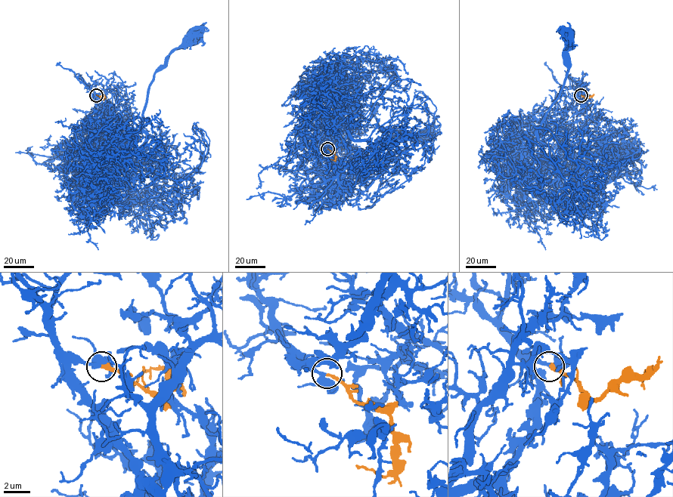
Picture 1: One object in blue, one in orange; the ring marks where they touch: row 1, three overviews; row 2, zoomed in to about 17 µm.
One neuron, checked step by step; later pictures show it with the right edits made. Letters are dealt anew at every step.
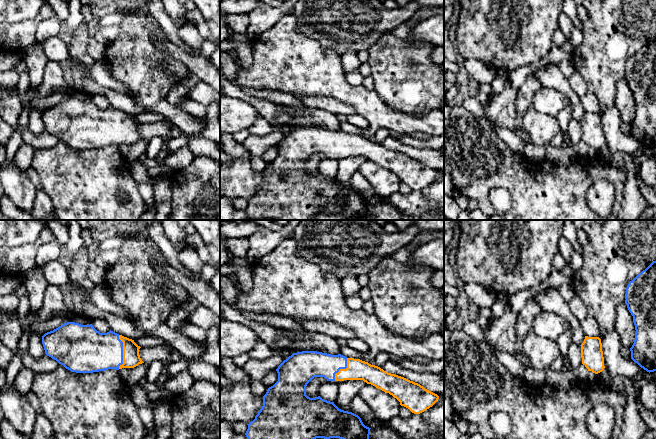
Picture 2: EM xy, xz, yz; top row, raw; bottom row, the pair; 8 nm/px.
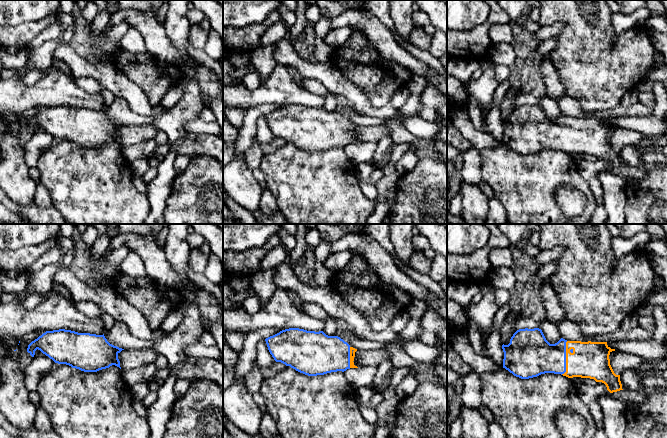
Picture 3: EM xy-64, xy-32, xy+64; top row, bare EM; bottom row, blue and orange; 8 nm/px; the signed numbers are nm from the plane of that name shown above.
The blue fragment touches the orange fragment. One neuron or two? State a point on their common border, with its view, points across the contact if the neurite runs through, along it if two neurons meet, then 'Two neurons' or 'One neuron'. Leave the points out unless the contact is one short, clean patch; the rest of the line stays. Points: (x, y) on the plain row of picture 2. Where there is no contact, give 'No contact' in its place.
Touches blue at xy (122, 128). Path across: xy (91, 127), (122, 128), (131, 134). One neuron

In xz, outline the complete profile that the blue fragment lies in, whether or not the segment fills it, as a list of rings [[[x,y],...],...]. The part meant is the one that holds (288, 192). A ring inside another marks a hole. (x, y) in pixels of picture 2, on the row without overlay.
[[[302,127],[293,129],[284,136],[276,145],[278,157],[268,164],[263,172],[263,182],[255,192],[255,195],[248,201],[245,209],[250,220],[261,220],[269,218],[271,220],[309,220],[316,214],[339,214],[351,220],[366,220],[369,217],[370,205],[365,202],[361,194],[348,187],[339,185],[334,178],[322,175],[320,172],[310,174],[306,171],[306,162],[314,153],[324,153],[328,157],[363,156],[385,169],[389,169],[396,174],[401,182],[408,184],[414,190],[420,190],[432,183],[439,175],[439,172],[404,153],[388,149],[378,142],[371,141],[360,135],[347,134],[341,130],[331,131],[317,127]]]

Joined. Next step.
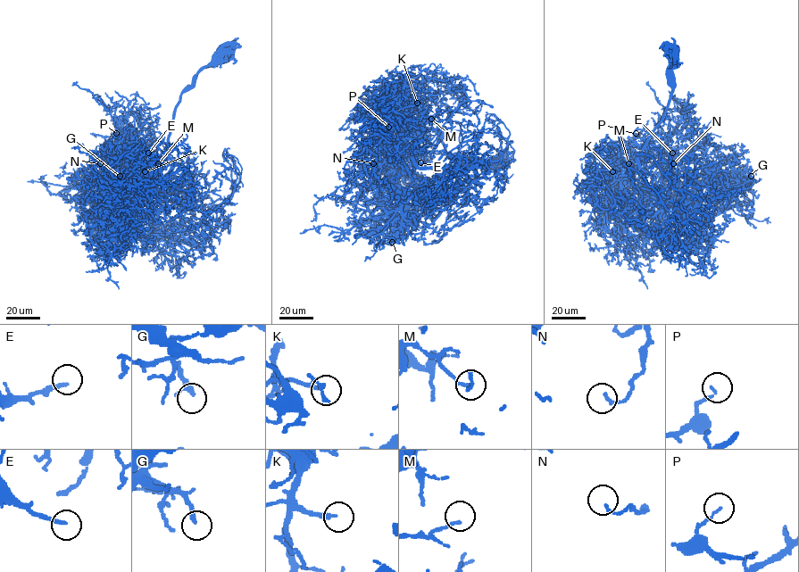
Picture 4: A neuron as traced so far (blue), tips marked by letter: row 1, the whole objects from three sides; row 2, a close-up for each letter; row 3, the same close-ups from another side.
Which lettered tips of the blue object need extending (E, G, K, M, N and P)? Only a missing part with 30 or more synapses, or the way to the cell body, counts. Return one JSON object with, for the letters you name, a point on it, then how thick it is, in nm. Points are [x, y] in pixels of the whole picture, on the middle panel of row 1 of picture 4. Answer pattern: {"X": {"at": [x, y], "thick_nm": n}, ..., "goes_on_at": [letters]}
{"E": {"at": [420, 162], "thick_nm": 170}, "G": {"at": [392, 242], "thick_nm": 260}, "K": {"at": [417, 103], "thick_nm": 200}, "goes_on_at": ["E", "G", "K"]}

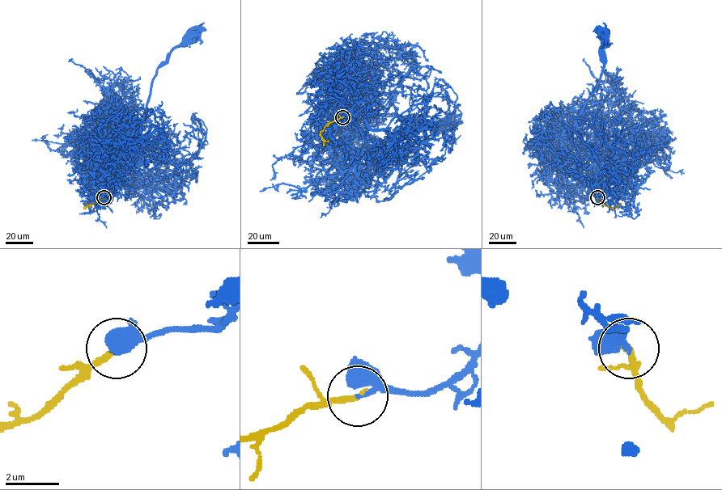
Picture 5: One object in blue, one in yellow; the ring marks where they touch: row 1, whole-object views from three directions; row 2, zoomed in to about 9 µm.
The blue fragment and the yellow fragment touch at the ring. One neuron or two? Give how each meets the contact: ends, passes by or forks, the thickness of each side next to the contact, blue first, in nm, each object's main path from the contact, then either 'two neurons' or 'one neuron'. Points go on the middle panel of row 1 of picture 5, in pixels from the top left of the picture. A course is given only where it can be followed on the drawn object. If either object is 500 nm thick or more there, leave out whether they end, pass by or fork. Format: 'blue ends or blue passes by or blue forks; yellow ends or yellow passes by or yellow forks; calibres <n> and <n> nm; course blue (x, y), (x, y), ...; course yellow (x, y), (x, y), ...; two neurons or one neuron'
blue passes by; yellow ends; calibres 140 and 240 nm; course blue (342, 117), (356, 103), (369, 114), (382, 114), (395, 93), (392, 104), (403, 122), (446, 123); course yellow (342, 117), (329, 122), (320, 133), (325, 141), (328, 140); one neuron

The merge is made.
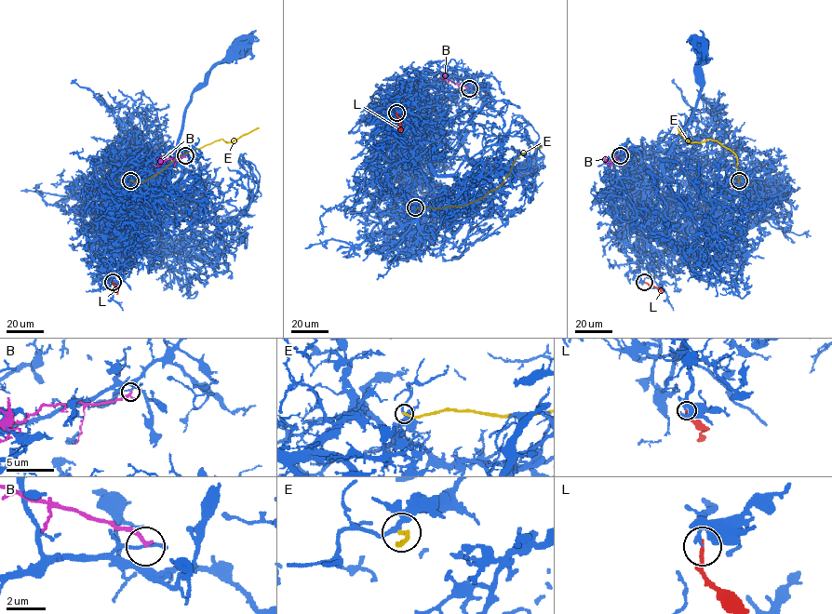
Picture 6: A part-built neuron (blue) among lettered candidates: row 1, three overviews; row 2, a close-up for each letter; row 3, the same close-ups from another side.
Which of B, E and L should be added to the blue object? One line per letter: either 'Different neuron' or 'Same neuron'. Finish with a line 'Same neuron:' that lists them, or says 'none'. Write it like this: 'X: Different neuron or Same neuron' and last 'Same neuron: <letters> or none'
B: Different neuron
E: Different neuron
L: Same neuron
Same neuron: L

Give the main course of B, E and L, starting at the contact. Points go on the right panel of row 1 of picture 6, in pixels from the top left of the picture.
B: (620, 155), (608, 166)
E: (739, 180), (737, 157), (731, 150), (714, 140), (689, 142), (677, 127)
L: (644, 282), (657, 286), (662, 292), (660, 294)

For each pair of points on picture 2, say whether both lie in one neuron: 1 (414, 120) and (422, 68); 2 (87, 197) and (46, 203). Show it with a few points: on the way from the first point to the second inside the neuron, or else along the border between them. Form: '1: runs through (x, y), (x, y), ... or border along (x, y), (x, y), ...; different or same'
1: border along (392, 108), (398, 111), (414, 113), (433, 109); different
2: border along (42, 188), (54, 209); different

